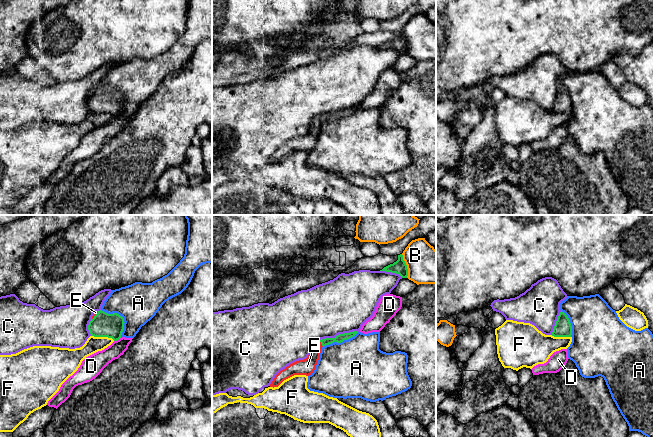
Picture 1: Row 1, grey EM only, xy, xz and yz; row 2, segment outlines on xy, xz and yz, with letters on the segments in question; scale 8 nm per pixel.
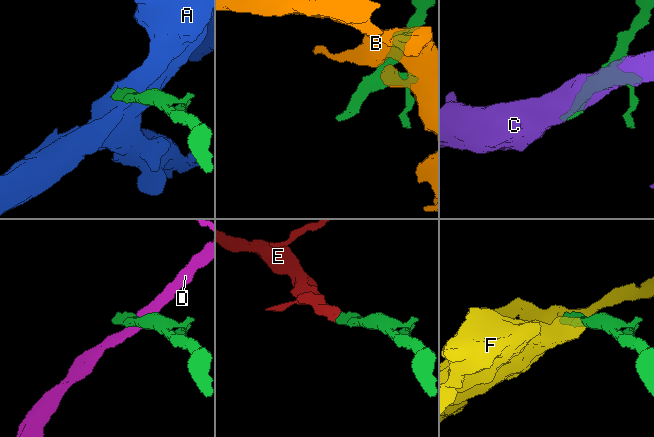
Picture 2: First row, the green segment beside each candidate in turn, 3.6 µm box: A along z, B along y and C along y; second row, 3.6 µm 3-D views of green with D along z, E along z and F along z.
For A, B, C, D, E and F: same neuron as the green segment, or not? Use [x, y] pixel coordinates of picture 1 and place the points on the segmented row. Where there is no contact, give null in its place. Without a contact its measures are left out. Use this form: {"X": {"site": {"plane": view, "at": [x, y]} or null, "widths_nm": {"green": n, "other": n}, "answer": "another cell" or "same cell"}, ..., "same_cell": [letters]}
{"A": {"site": {"plane": "xy", "at": [122, 317]}, "widths_nm": {"green": 190, "other": 320}, "answer": "another cell"}, "B": {"site": {"plane": "xz", "at": [406, 266]}, "widths_nm": {"green": 110, "other": 300}, "answer": "another cell"}, "C": {"site": {"plane": "xz", "at": [339, 334]}, "widths_nm": {"green": 70, "other": 440}, "answer": "another cell"}, "D": {"site": {"plane": "xy", "at": [117, 339]}, "widths_nm": {"green": 190, "other": 150}, "answer": "another cell"}, "E": {"site": {"plane": "xz", "at": [321, 343]}, "widths_nm": {"green": 70, "other": 130}, "answer": "same cell"}, "F": {"site": {"plane": "xy", "at": [103, 336]}, "widths_nm": {"green": 190, "other": 130}, "answer": "another cell"}, "same_cell": ["E"]}

